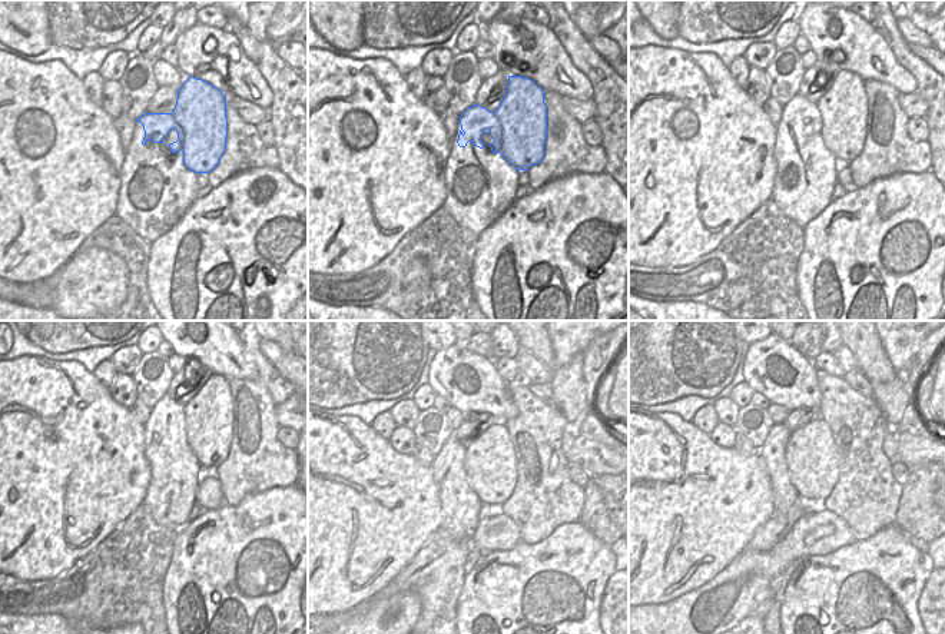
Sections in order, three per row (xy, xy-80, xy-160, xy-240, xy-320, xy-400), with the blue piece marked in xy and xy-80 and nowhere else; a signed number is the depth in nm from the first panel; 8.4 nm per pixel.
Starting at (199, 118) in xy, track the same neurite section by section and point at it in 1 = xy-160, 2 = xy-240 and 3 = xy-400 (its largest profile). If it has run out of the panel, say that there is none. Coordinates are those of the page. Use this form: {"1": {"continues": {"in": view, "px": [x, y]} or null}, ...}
{"1": {"continues": {"in": "xy-160", "px": [838, 125]}}, "2": {"continues": {"in": "xy-240", "px": [201, 434]}}, "3": {"continues": {"in": "xy-400", "px": [812, 455]}}}

